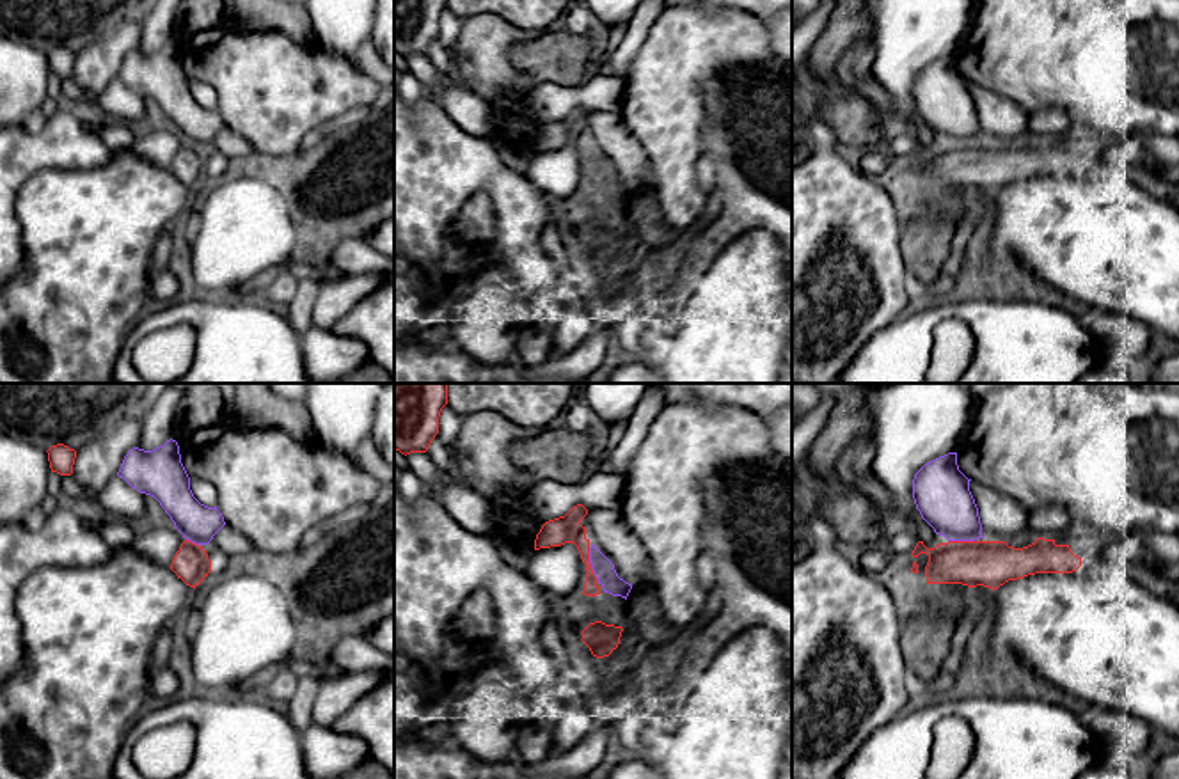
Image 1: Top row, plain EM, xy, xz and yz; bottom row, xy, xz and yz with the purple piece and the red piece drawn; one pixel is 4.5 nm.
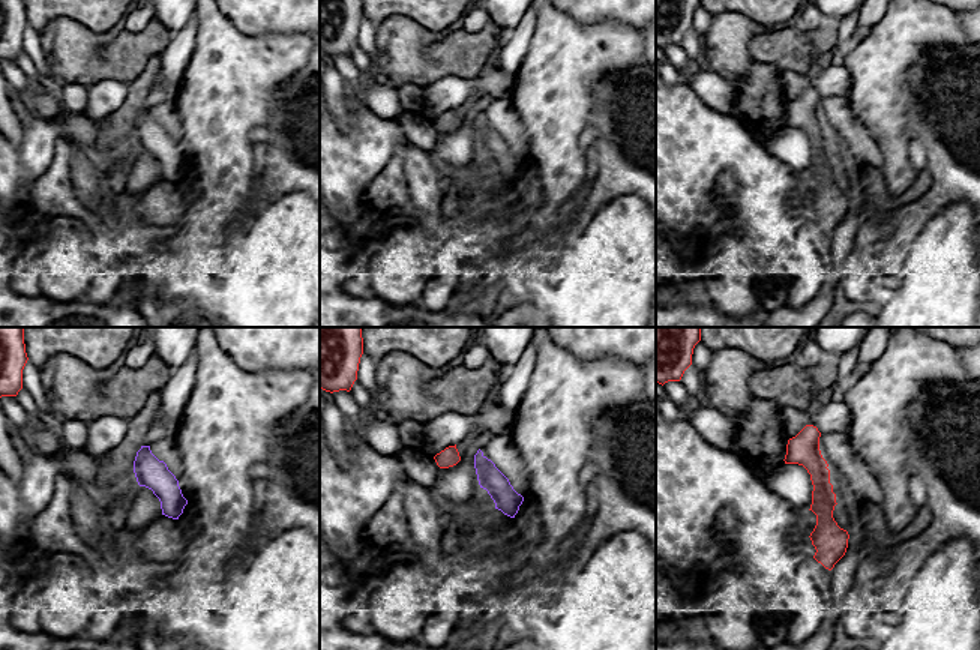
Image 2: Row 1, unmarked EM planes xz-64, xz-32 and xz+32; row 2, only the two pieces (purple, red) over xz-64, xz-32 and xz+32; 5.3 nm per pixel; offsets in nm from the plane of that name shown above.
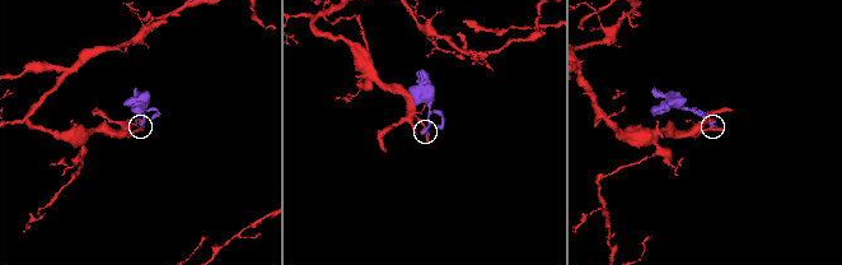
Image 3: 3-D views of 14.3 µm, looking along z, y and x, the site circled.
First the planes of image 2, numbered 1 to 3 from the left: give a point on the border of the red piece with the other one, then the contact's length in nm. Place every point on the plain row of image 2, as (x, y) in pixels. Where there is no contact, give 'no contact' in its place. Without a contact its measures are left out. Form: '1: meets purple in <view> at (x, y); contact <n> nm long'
1: no contact
2: no contact
3: no contact

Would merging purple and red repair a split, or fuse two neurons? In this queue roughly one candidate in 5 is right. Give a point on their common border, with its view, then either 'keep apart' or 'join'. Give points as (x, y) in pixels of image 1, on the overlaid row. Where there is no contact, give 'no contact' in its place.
yz (961, 540) | keep apart

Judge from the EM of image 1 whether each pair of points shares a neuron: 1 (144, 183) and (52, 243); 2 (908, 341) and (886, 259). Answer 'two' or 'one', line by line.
1: one
2: two

